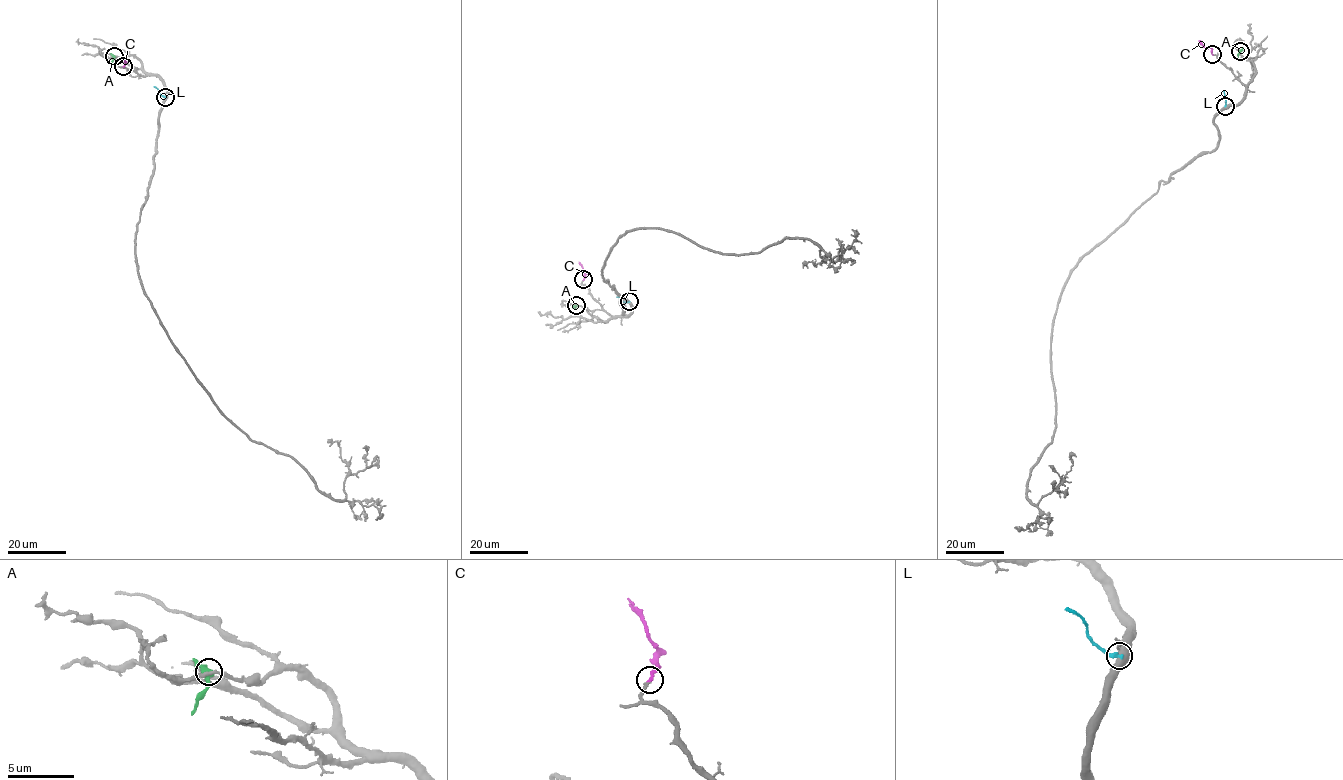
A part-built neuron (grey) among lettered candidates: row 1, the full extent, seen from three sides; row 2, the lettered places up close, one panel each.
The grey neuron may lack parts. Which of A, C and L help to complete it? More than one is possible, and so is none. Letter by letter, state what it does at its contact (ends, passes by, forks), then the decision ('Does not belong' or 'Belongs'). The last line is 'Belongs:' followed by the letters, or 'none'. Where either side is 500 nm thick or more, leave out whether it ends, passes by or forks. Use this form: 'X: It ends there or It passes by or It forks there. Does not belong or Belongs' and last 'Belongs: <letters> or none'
A: It passes by. Does not belong
C: It ends there. Belongs
L: It ends there. Does not belong
Belongs: C

